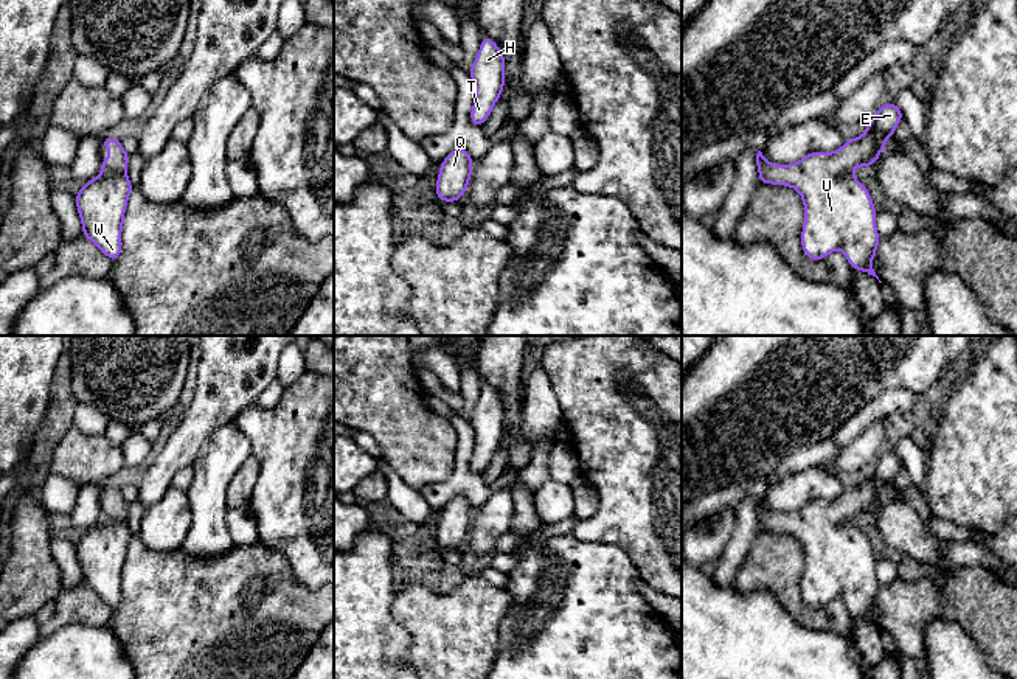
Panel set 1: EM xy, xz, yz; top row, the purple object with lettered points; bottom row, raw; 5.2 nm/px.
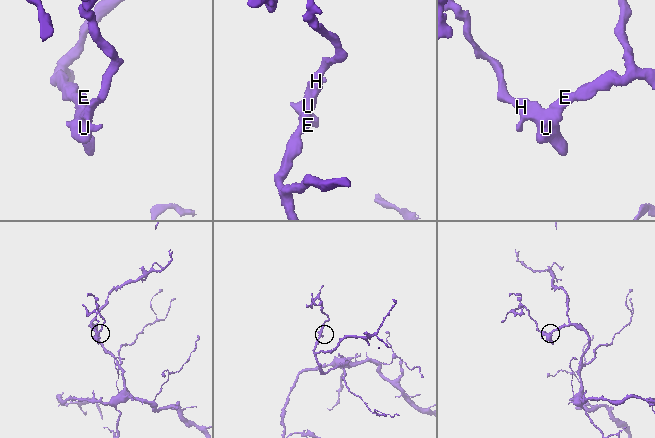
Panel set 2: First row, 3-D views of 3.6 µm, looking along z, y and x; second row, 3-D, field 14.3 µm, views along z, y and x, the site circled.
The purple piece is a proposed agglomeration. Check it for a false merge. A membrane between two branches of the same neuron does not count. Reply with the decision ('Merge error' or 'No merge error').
No merge error

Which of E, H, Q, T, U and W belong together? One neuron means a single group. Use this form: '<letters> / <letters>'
E H Q T U W

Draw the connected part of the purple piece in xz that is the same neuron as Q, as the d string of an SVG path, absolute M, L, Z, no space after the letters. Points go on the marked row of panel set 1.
M464 148L453 149L443 162L435 185L435 191L441 202L458 202L466 193L474 160Z

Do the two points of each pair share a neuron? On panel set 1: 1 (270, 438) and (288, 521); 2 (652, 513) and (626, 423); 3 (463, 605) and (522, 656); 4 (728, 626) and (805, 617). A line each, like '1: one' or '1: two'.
1: one
2: one
3: two
4: two

